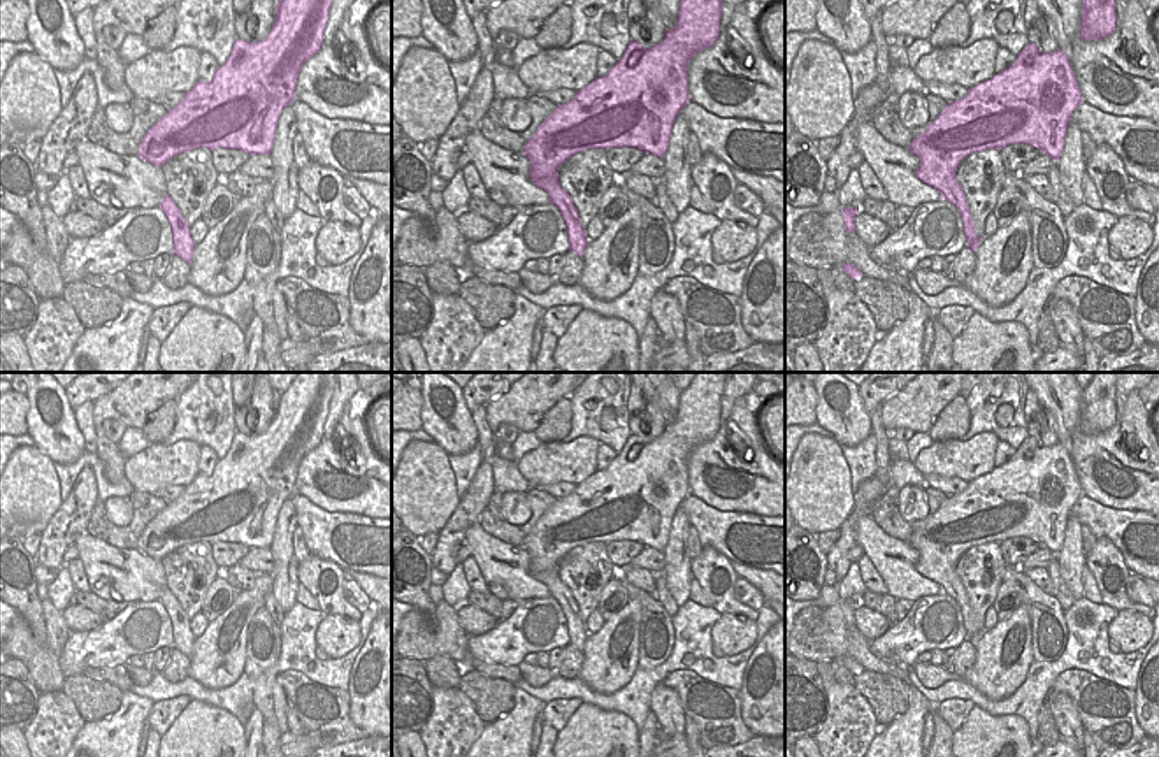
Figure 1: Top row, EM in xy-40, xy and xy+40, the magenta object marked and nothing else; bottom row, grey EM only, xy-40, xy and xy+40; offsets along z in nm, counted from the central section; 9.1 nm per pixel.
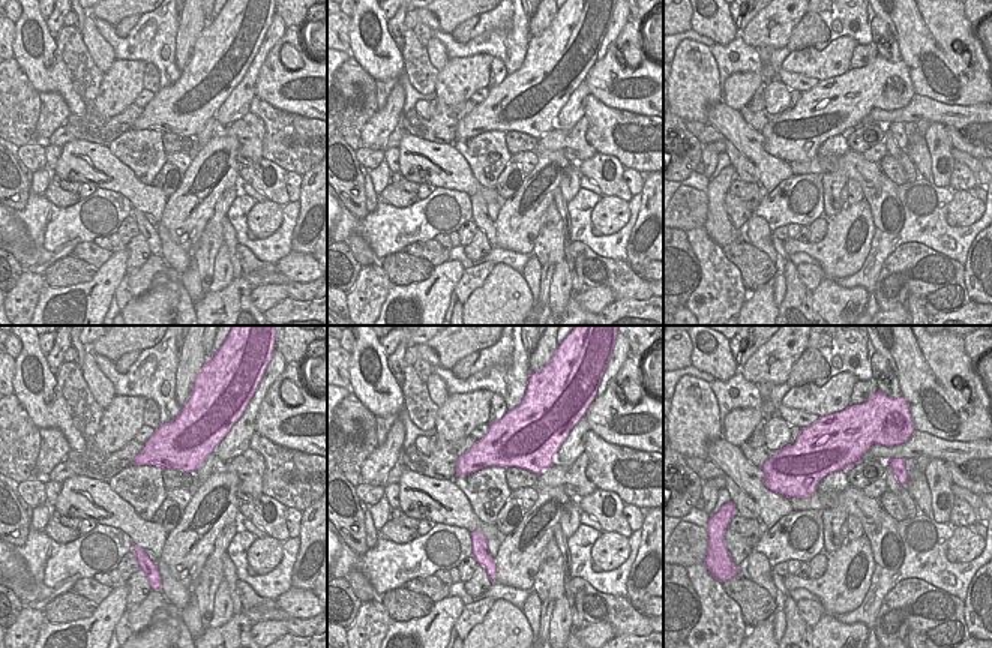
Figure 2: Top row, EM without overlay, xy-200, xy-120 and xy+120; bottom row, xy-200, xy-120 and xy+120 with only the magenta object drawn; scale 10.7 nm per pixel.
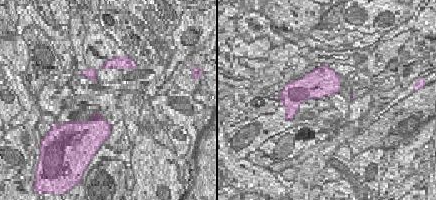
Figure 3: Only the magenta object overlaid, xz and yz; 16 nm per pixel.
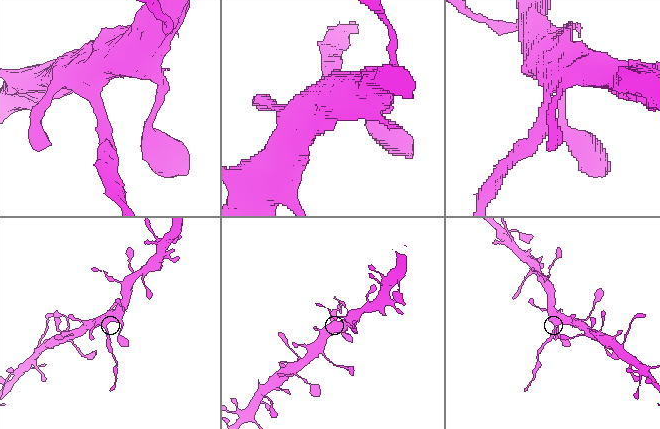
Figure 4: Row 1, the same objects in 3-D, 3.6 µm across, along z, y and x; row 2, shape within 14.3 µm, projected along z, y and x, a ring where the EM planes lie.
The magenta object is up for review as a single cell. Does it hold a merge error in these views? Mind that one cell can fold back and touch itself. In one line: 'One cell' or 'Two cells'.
Two cells

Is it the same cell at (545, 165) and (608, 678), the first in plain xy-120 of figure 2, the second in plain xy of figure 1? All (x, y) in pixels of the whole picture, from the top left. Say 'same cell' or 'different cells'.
same cell

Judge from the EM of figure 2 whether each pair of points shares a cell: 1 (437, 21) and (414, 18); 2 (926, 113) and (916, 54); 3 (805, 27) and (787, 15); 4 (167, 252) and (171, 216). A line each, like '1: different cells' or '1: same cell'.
1: same cell
2: different cells
3: different cells
4: different cells

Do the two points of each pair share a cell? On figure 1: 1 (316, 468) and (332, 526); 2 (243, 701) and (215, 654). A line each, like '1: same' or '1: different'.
1: different
2: different

